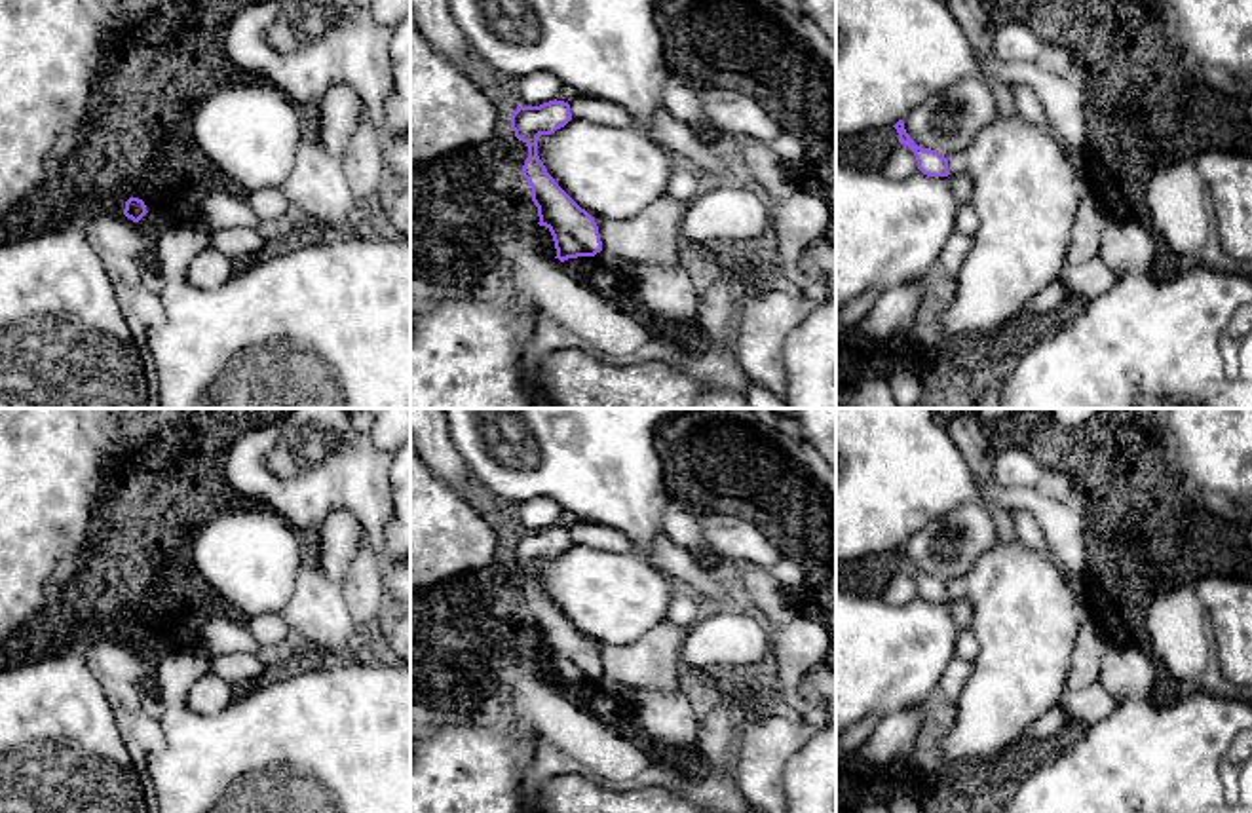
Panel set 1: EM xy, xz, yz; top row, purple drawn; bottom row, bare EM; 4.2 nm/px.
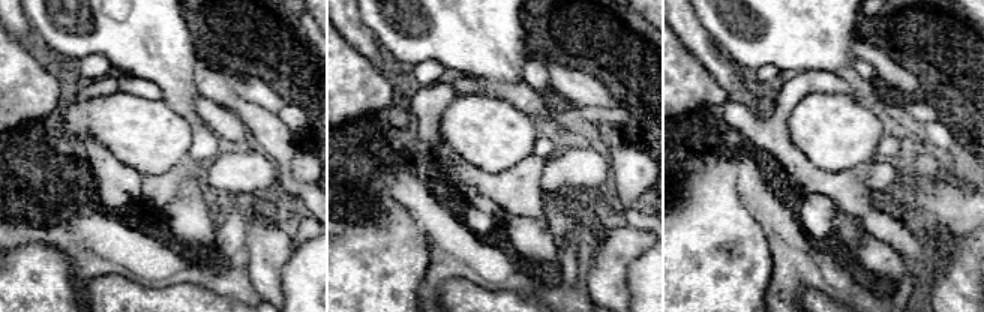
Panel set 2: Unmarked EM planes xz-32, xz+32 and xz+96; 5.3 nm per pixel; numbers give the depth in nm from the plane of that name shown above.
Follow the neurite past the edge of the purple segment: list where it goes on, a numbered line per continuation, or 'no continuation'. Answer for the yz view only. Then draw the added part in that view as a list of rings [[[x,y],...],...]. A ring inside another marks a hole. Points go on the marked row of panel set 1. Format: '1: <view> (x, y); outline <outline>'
no continuation

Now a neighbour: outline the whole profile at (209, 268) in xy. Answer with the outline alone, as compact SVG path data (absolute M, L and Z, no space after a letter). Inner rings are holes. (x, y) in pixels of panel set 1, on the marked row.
M213 247L203 249L194 256L188 266L186 279L190 285L213 291L224 285L239 268L239 262L230 256L218 253Z

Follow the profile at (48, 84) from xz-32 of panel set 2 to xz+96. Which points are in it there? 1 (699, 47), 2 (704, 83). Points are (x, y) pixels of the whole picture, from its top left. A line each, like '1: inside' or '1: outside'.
1: outside
2: inside

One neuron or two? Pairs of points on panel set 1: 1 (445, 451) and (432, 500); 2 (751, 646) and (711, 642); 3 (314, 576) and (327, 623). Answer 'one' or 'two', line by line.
1: two
2: one
3: one

